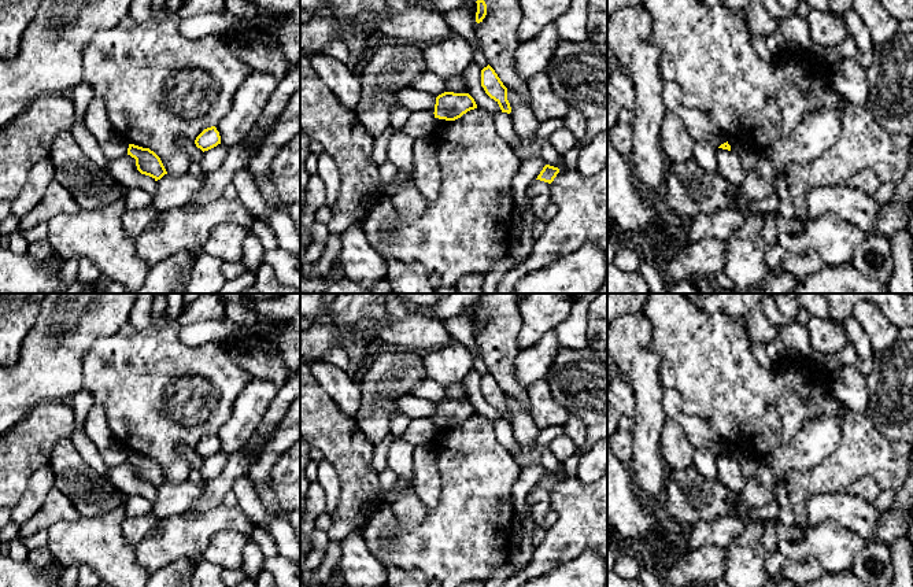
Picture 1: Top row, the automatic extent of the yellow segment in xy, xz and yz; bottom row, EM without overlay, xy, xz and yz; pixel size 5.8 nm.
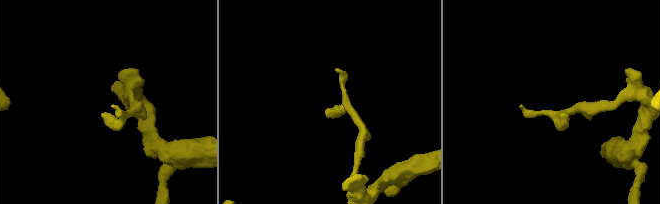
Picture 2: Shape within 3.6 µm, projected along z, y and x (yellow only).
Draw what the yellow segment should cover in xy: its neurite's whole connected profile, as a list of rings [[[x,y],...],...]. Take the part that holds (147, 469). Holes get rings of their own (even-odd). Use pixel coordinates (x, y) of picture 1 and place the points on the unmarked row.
[[[129,451],[127,462],[136,466],[137,477],[155,488],[167,481],[160,465],[149,455]]]

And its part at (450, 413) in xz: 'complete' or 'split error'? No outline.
complete

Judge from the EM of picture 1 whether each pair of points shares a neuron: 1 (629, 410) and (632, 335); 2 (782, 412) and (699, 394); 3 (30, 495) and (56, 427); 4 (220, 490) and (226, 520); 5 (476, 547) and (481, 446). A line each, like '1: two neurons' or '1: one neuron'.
1: two neurons
2: one neuron
3: two neurons
4: two neurons
5: one neuron

